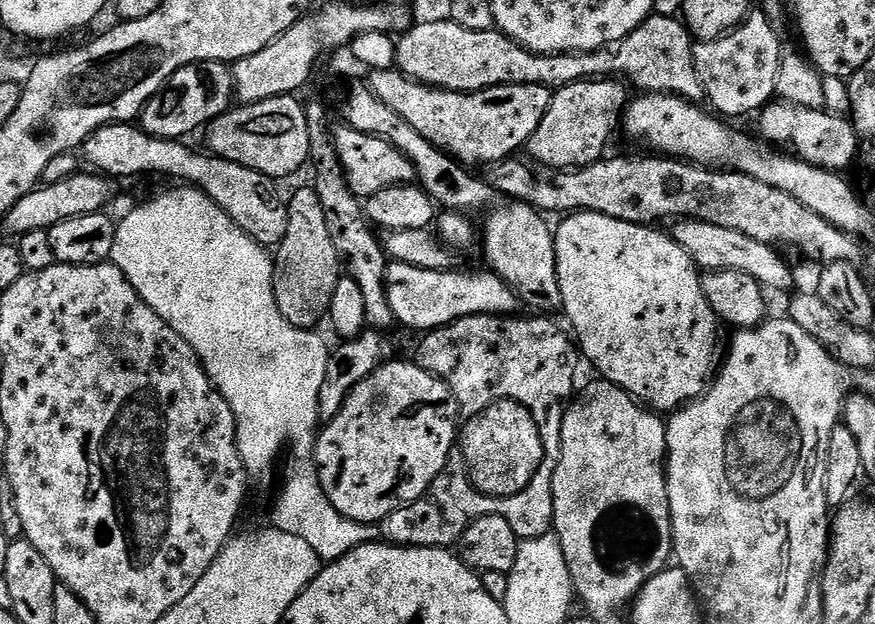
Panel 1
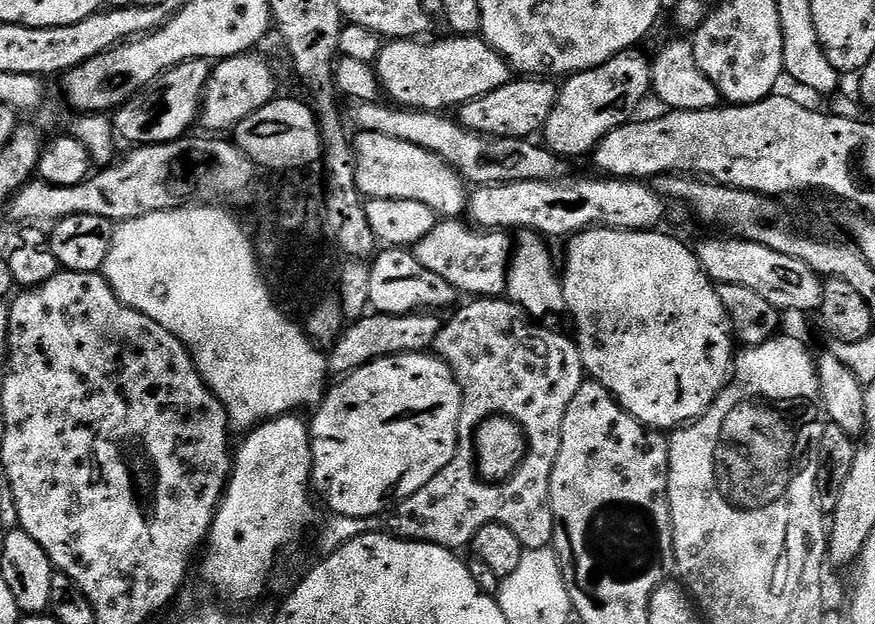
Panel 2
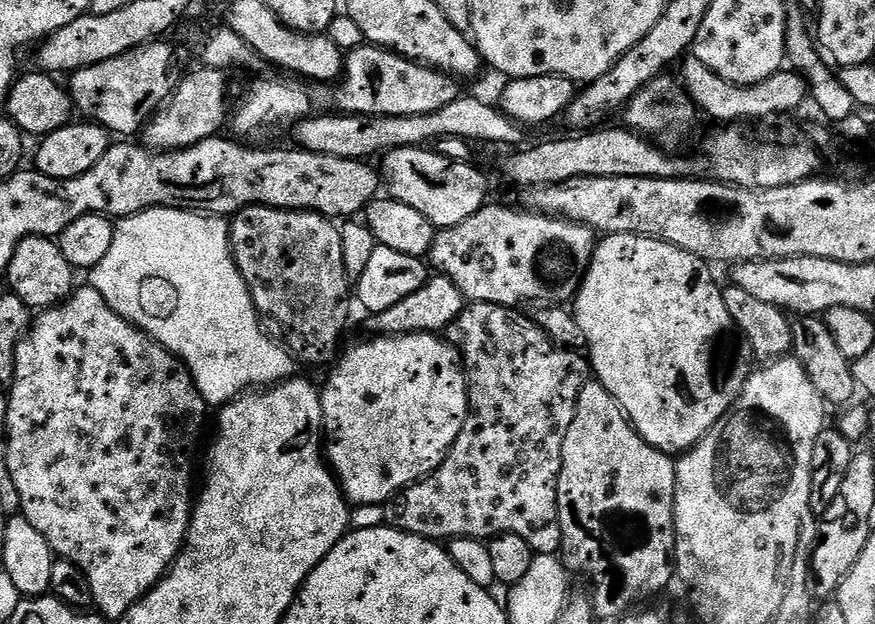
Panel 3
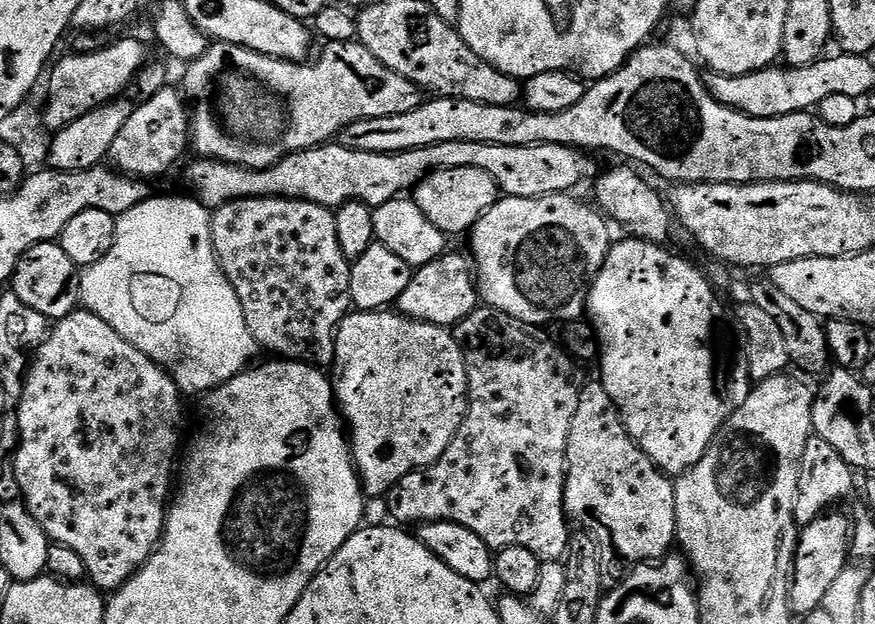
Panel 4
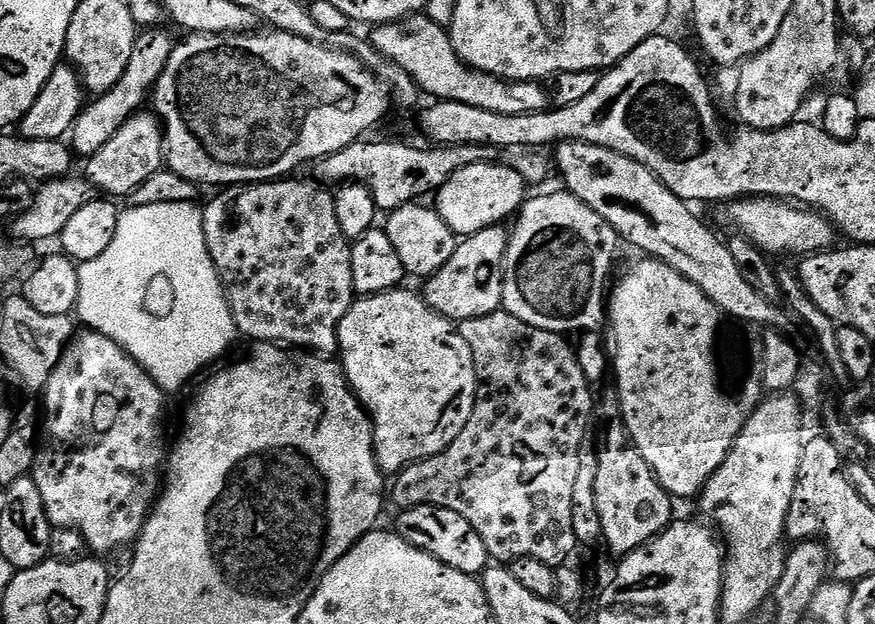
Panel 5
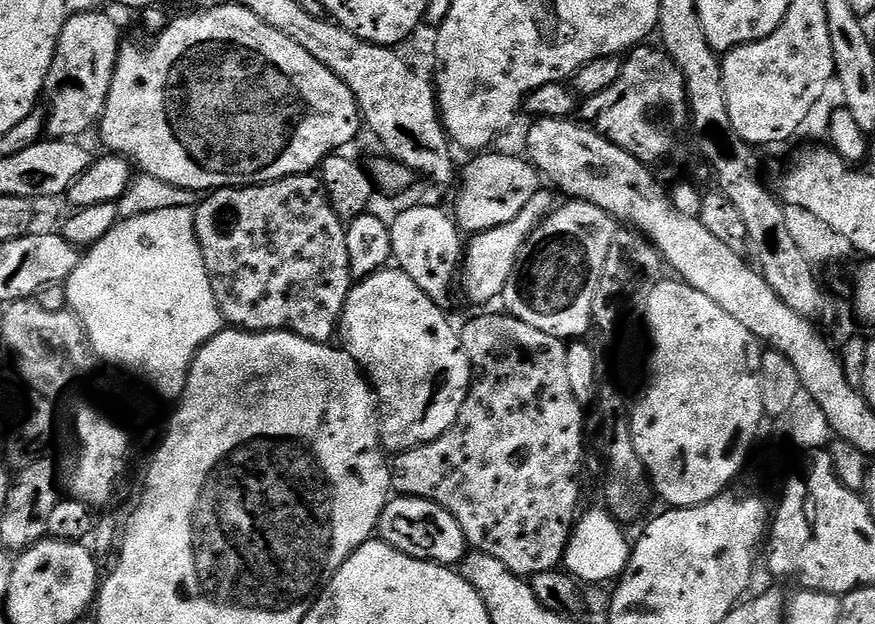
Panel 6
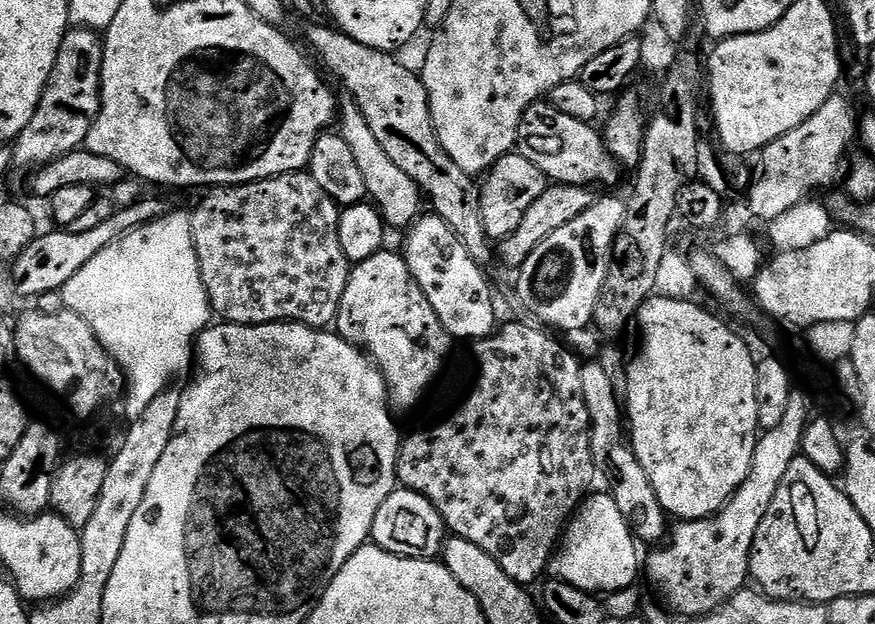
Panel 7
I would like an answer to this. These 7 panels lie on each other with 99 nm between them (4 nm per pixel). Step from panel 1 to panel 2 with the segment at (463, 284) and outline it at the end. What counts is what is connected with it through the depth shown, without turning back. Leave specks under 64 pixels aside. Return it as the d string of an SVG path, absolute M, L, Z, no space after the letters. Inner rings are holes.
M385 247L383 251L371 261L370 305L376 312L404 316L408 312L421 310L440 310L436 308L448 307L451 309L457 303L455 302L458 299L456 288L450 286L446 278L426 270L426 266L422 266L422 262L418 262L411 251L390 247Z

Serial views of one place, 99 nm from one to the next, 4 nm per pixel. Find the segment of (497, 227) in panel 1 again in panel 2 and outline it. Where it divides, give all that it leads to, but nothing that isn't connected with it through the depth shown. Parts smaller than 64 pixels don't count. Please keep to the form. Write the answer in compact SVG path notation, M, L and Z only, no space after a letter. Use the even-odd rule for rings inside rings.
M521 231L515 237L514 247L508 261L507 299L516 304L522 311L531 316L544 328L561 329L569 319L568 303L561 277L558 275L558 264L552 261L552 252L548 249L549 241L538 232Z

